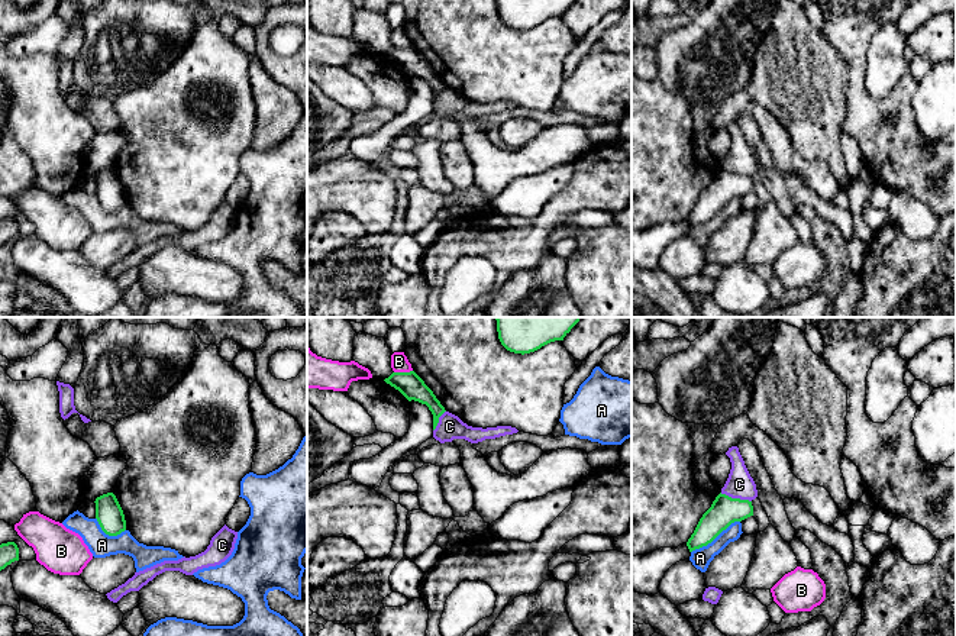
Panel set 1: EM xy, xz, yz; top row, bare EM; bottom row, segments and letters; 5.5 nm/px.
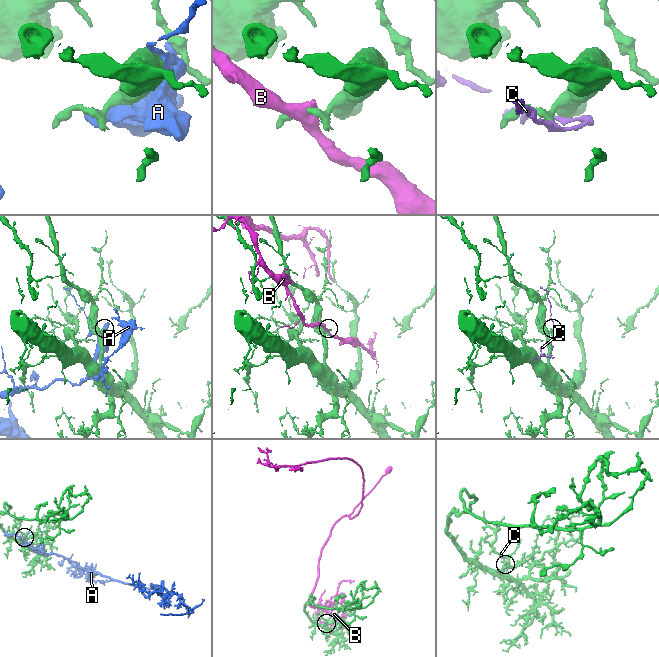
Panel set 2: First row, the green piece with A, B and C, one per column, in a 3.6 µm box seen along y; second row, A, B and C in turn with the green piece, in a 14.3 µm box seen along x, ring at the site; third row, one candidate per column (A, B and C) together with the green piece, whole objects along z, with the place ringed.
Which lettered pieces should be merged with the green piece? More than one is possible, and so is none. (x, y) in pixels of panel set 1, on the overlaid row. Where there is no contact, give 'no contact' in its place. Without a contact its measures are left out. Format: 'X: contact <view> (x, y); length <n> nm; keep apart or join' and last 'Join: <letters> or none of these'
A: contact yz (714, 538); length 320 nm; keep apart
B: contact xz (403, 373); length 110 nm; keep apart
C: contact yz (736, 499); length 180 nm; keep apart
Join: none of these

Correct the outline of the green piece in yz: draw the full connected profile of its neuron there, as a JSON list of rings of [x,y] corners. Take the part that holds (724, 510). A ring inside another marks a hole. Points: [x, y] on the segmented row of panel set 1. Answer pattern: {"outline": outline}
{"outline": [[[720,493],[688,539],[687,546],[689,552],[707,546],[731,523],[742,522],[750,516],[753,516],[752,501],[731,498]]]}

